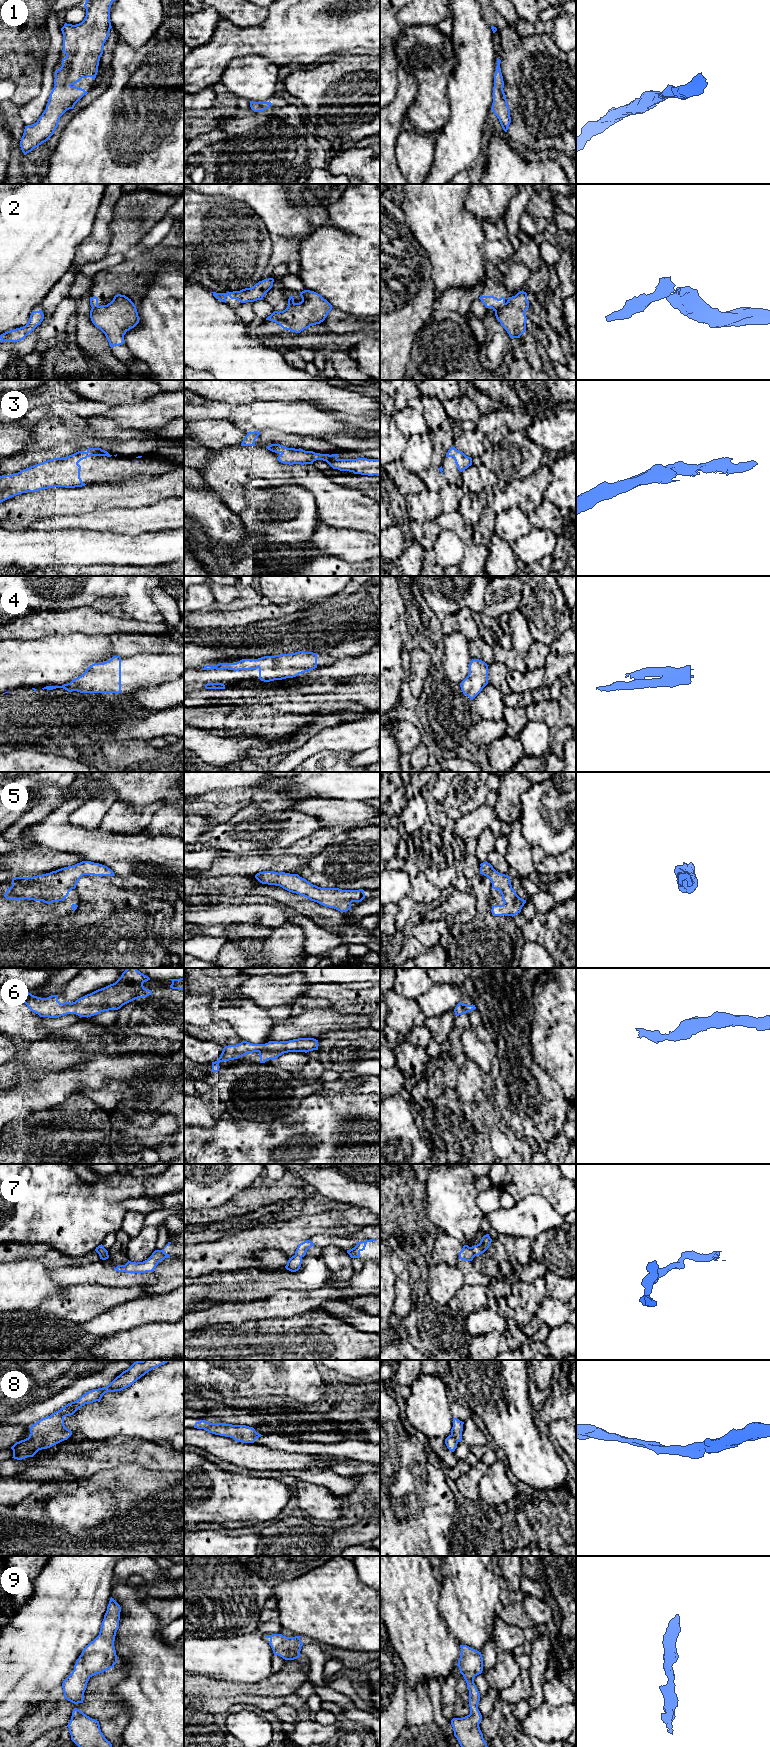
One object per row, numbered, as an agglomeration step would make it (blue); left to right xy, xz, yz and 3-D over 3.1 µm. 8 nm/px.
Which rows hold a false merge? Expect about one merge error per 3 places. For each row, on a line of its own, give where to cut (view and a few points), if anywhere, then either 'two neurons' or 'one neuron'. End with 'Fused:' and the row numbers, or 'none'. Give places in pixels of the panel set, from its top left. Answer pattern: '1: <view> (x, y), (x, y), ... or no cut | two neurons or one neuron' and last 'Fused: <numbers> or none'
1: no cut | one neuron
2: yz (506, 303), (495, 311) | two neurons
3: no cut | one neuron
4: no cut | one neuron
5: no cut | one neuron
6: no cut | one neuron
7: no cut | one neuron
8: no cut | one neuron
9: no cut | one neuron
Fused: 2

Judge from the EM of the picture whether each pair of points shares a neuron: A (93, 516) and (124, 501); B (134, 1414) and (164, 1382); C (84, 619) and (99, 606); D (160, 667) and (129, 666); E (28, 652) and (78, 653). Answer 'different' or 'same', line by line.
A: different
B: same
C: different
D: same
E: same

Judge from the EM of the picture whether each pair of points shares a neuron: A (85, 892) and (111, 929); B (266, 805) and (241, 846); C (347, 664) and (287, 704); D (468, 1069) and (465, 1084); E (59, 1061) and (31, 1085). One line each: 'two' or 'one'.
A: one
B: two
C: two
D: one
E: two

